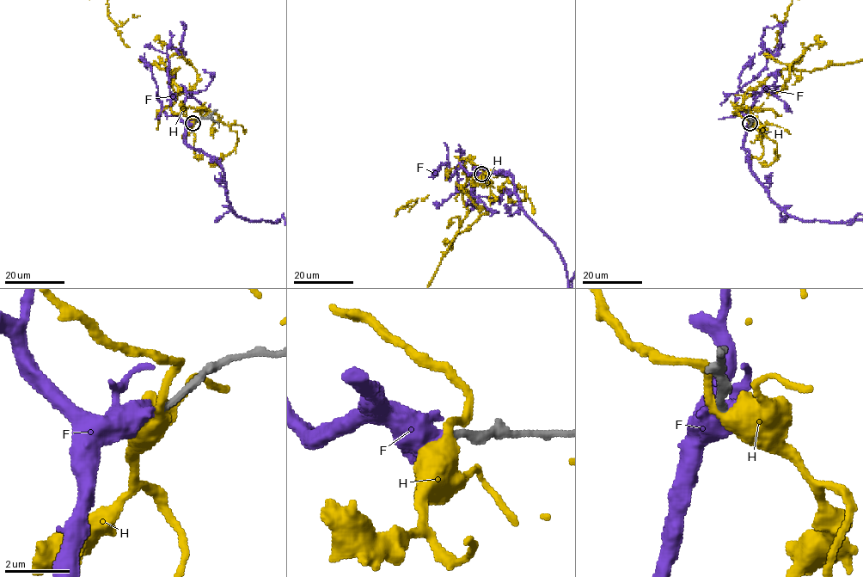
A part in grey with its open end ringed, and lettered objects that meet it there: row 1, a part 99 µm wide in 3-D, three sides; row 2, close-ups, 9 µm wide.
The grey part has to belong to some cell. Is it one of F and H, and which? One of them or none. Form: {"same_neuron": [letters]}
{"same_neuron": ["F"]}

